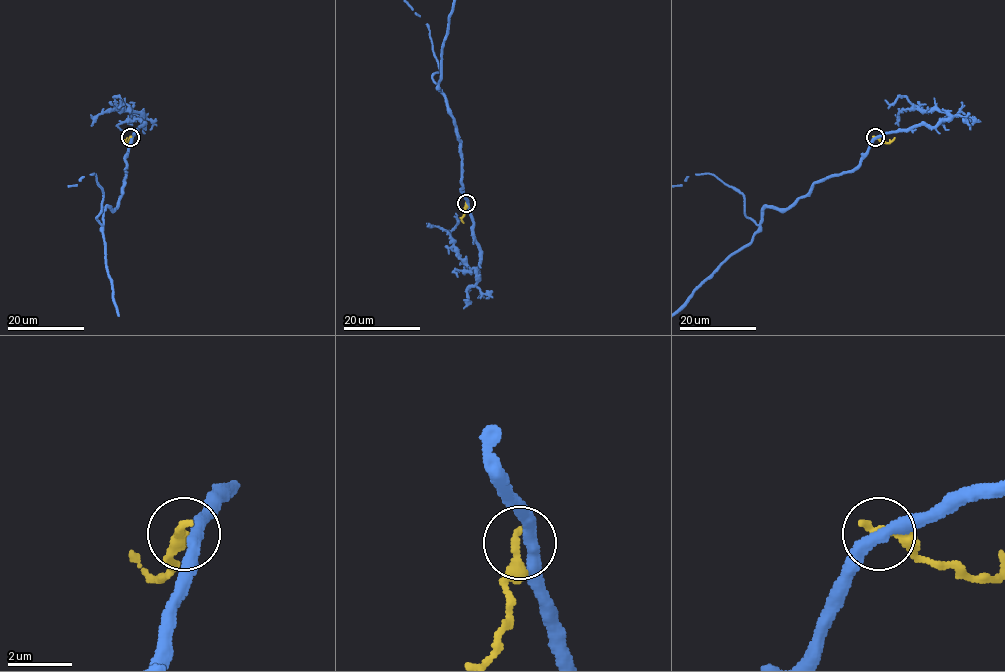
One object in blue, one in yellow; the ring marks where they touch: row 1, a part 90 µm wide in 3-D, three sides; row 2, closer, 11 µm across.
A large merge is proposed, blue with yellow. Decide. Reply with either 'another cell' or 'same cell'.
another cell

